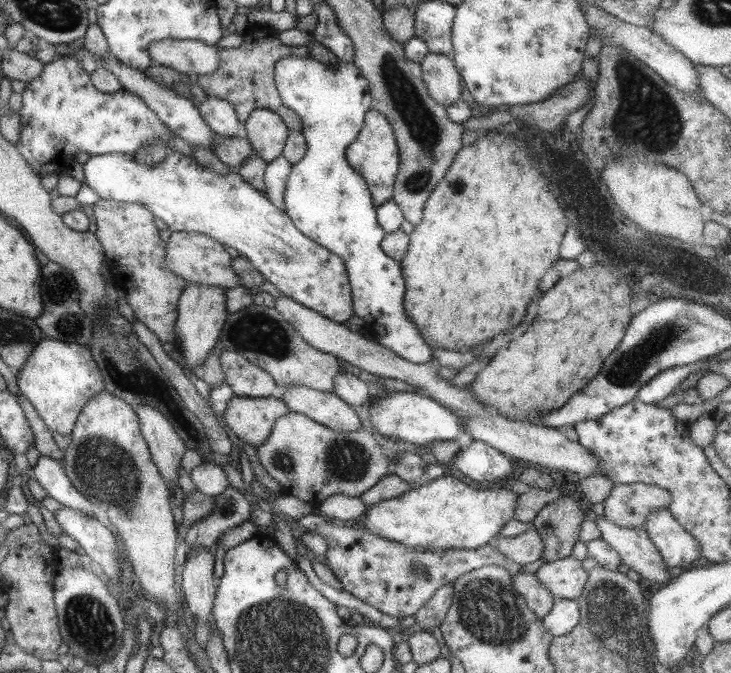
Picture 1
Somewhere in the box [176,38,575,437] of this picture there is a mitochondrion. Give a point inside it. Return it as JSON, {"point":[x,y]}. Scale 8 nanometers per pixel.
{"point":[425,132]}

